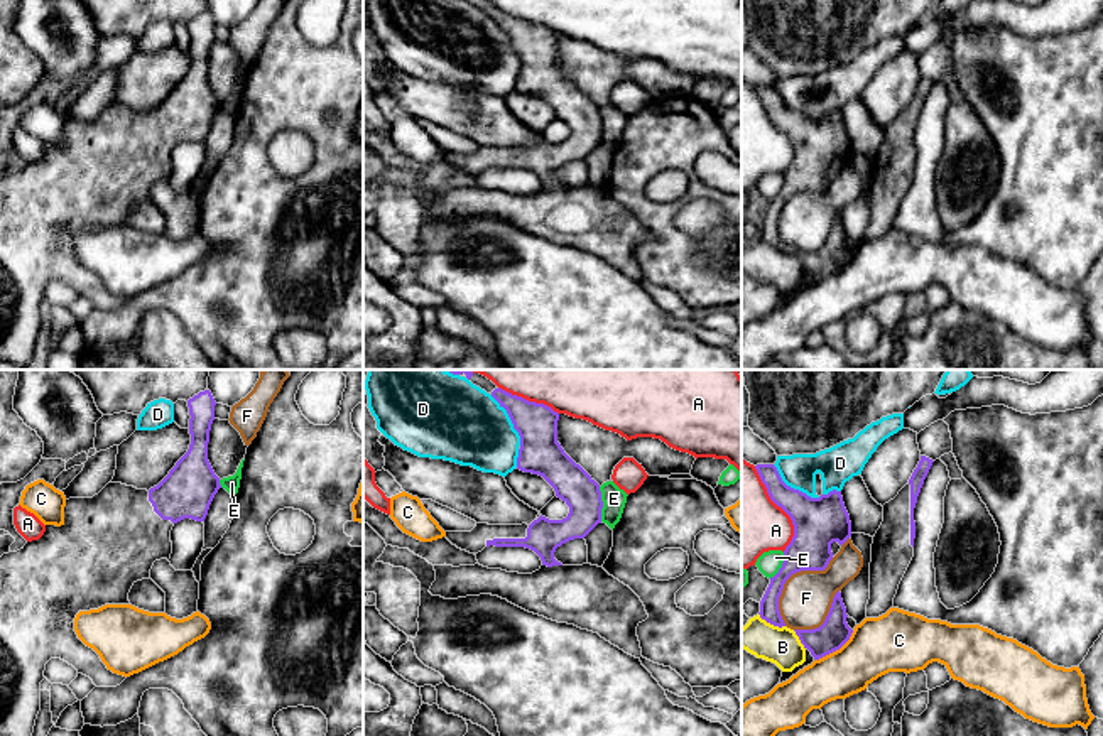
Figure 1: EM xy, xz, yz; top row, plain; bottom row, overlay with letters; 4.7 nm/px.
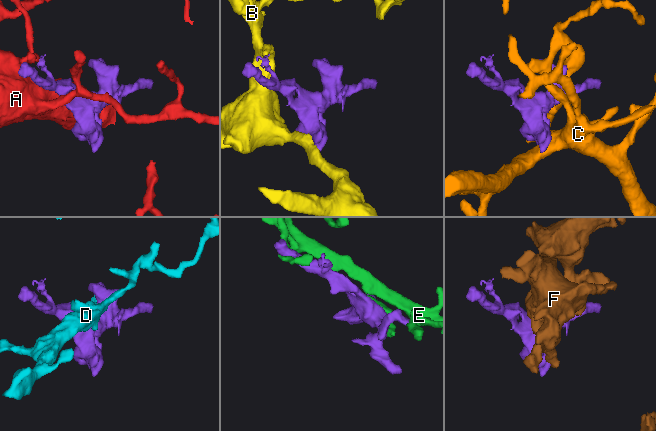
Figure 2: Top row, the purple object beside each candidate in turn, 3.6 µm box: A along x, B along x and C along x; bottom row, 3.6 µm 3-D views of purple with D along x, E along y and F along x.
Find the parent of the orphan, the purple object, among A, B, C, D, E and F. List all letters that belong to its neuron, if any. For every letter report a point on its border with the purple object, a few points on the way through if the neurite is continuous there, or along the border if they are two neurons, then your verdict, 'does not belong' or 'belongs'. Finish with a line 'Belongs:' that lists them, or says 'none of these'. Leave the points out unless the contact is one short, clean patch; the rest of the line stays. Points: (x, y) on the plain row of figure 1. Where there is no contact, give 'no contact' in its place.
A: meets purple in yz at (781, 129); does not belong
B: meets purple in yz at (771, 245); does not belong
C: meets purple in yz at (835, 272); border along yz (853, 252), (838, 270), (815, 282); does not belong
D: meets purple in yz at (793, 110); does not belong
E: meets purple in xz at (602, 125); does not belong
F: meets purple in yz at (787, 200); does not belong
Belongs: none of these

